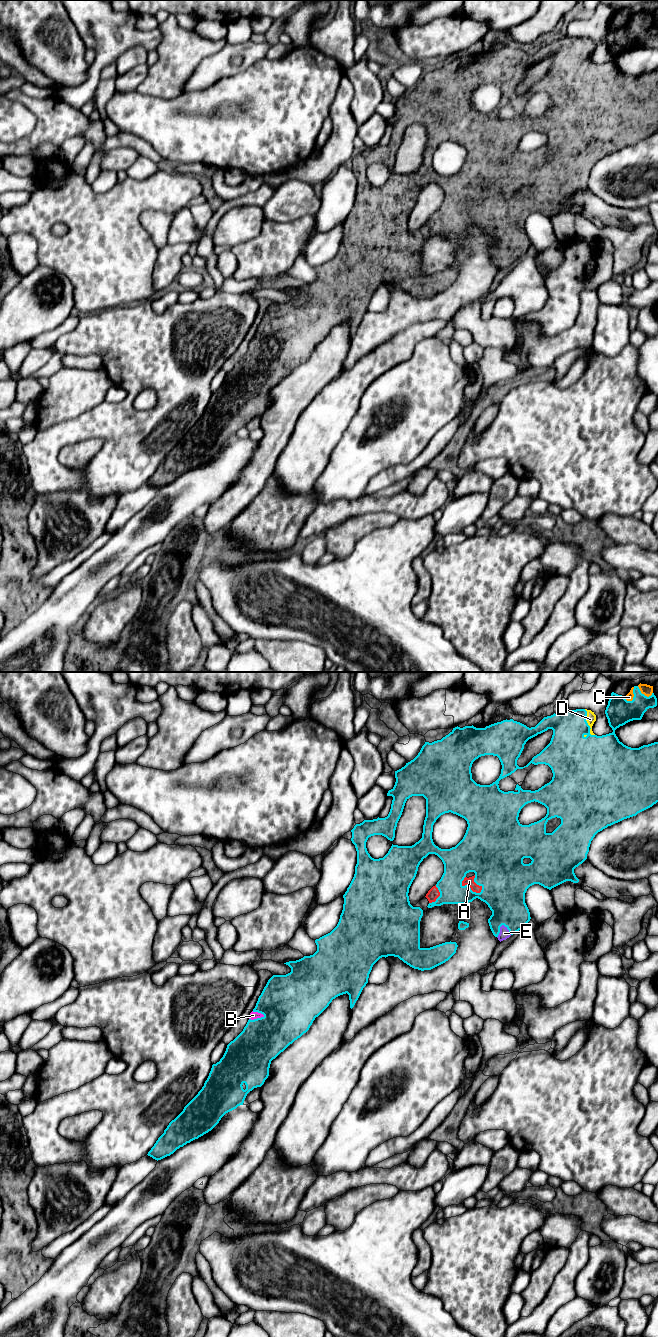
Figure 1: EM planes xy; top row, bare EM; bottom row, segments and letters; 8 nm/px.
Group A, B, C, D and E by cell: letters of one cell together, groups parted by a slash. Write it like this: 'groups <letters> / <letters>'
groups A B C D E

